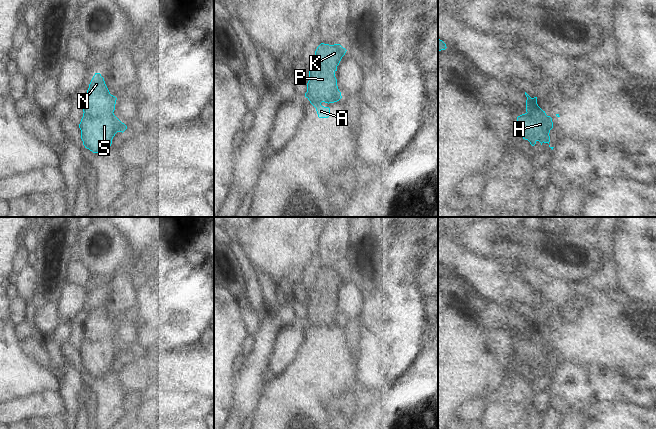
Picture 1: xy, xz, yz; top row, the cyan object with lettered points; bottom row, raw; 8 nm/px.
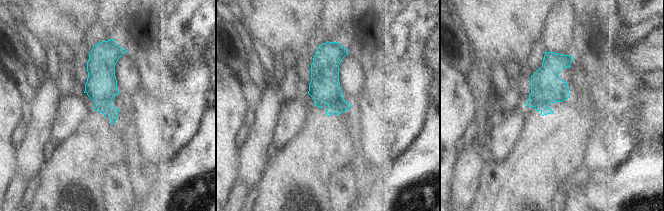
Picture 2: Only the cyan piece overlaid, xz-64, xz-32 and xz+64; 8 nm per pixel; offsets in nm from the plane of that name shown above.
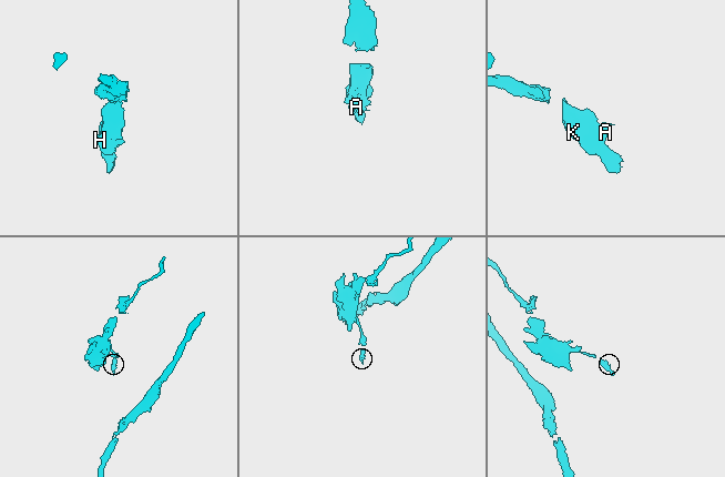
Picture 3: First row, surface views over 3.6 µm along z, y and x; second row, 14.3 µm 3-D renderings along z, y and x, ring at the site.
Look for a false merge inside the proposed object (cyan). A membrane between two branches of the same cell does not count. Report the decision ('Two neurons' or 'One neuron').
One neuron.

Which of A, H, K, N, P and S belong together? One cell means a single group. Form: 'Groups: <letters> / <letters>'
Groups: A H K N P S.

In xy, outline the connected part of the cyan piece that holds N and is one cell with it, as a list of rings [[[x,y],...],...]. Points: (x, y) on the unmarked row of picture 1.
[[[95,297],[82,324],[84,337],[79,348],[83,369],[93,377],[110,371],[115,358],[127,353],[113,337],[116,324],[101,298]]]

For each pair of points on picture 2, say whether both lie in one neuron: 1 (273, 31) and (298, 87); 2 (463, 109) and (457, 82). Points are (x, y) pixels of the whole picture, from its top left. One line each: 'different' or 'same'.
1: same
2: same

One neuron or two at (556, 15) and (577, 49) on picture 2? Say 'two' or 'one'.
one

